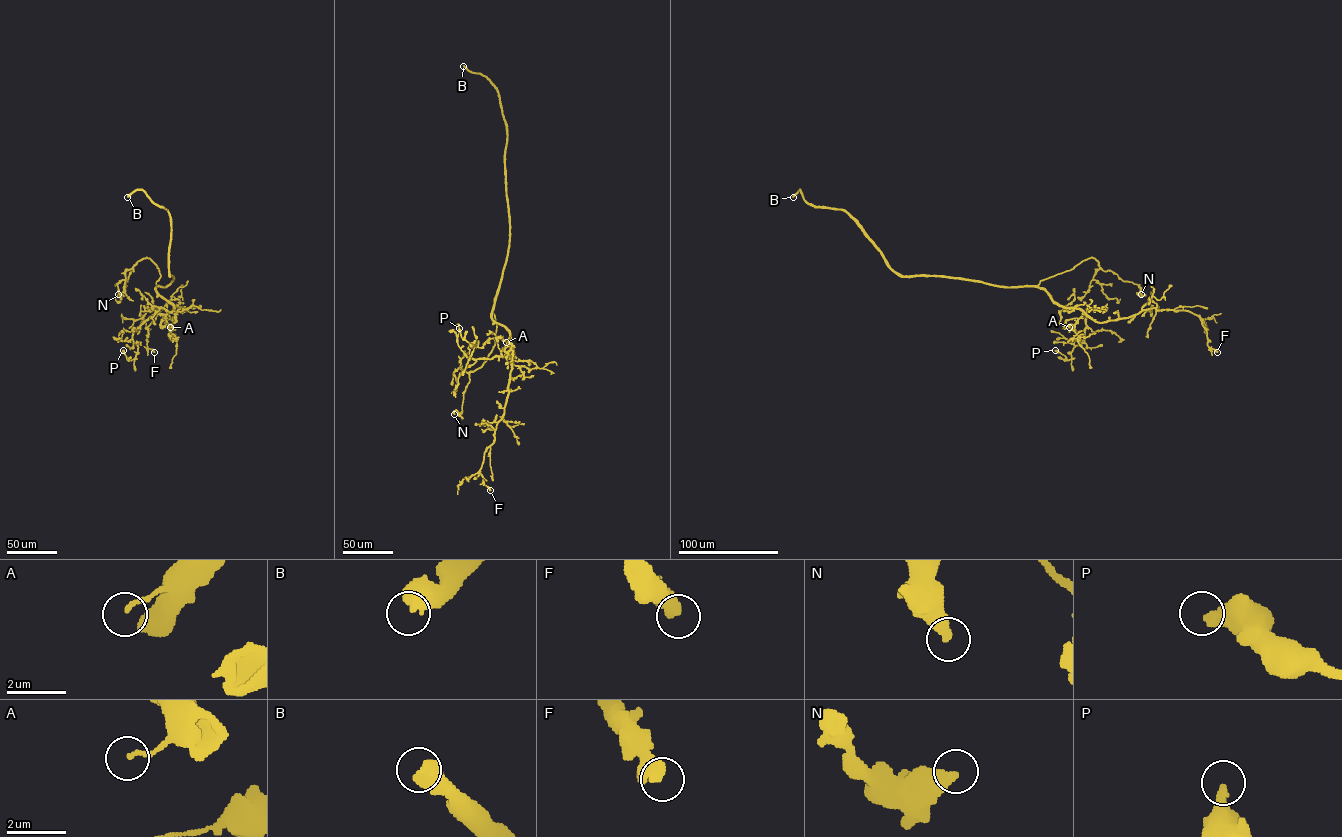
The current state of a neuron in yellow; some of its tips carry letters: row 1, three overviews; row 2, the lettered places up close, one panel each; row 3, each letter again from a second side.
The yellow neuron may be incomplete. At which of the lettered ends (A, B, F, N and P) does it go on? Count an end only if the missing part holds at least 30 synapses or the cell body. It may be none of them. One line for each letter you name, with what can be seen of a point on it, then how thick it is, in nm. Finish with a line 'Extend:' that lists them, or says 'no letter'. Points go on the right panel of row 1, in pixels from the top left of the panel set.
B: place (793, 197); calibre 550 nm
Extend: B

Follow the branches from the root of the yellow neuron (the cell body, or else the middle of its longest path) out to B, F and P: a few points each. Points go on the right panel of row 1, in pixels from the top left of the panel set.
B: (1007, 287), (944, 276), (898, 275), (845, 211), (814, 207), (804, 200), (800, 190), (793, 197)
F: (1007, 287), (1043, 289), (1058, 305), (1099, 322), (1149, 308), (1189, 311), (1217, 352)
P: (1007, 287), (1041, 288), (1058, 305), (1086, 314), (1084, 341), (1073, 348), (1071, 358), (1067, 360), (1055, 350)

